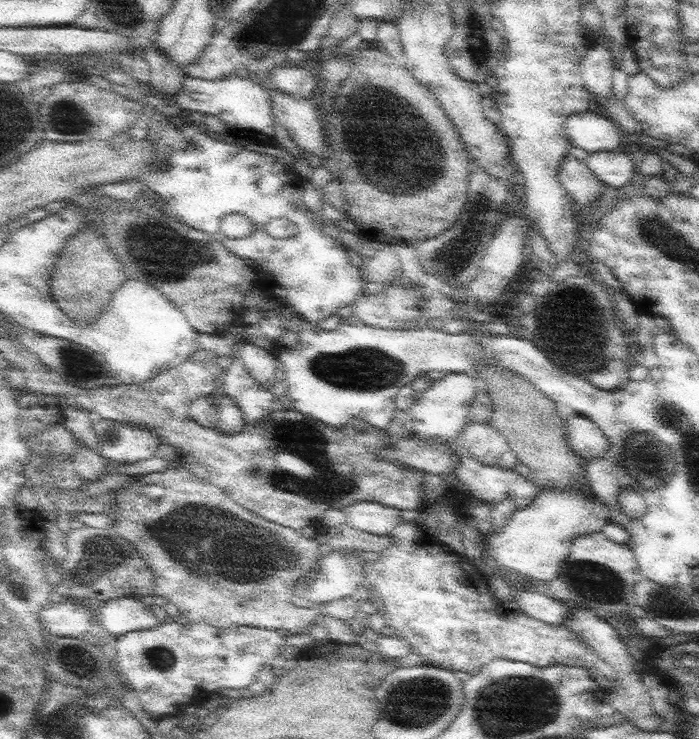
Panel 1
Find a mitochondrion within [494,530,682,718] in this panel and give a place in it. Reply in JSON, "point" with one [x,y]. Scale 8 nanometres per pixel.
{"point":[592,581]}

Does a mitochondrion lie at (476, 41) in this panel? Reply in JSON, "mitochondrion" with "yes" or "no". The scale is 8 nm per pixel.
{"mitochondrion":"yes"}

